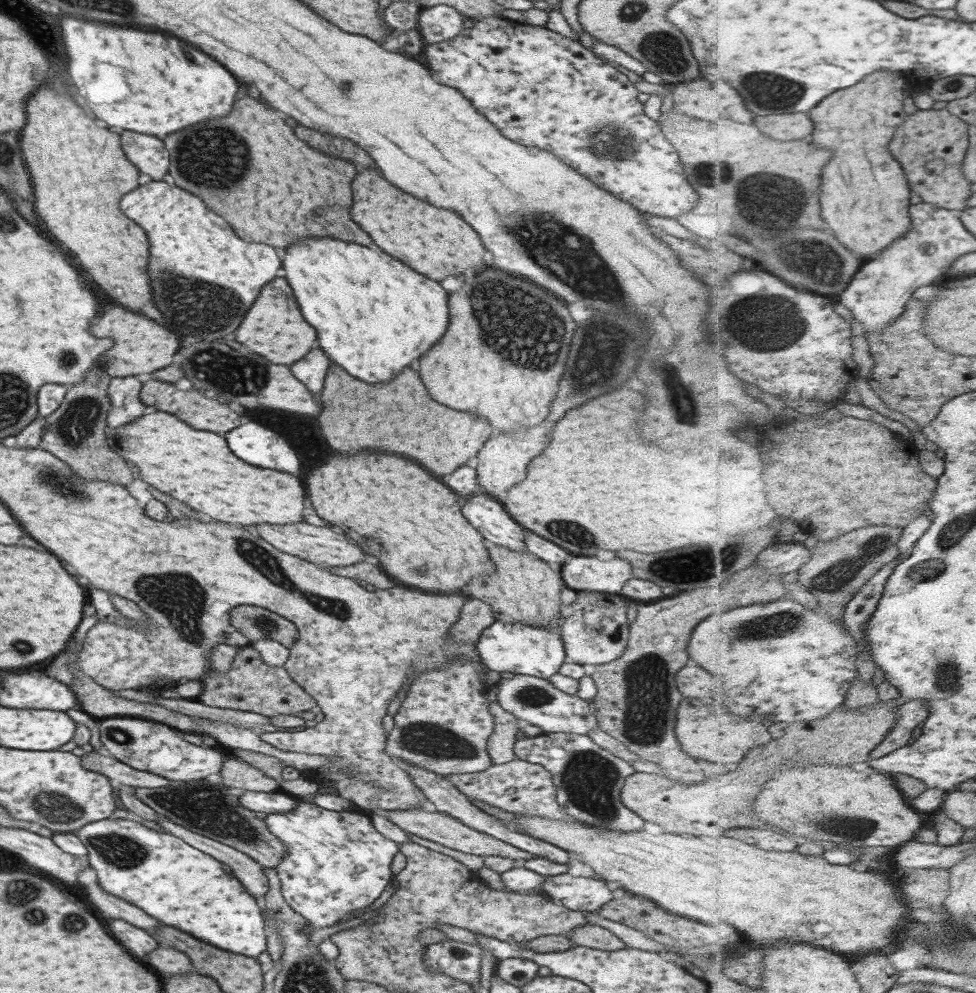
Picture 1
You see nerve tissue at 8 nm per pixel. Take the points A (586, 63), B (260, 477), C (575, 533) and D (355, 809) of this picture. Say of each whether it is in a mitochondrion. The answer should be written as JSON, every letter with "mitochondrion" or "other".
{"A":"other","B":"other","C":"mitochondrion","D":"other"}

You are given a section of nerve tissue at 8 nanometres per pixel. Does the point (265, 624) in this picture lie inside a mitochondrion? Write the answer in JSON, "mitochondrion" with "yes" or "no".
{"mitochondrion":"yes"}

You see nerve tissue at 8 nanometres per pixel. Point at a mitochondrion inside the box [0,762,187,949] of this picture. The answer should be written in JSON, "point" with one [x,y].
{"point":[54,807]}

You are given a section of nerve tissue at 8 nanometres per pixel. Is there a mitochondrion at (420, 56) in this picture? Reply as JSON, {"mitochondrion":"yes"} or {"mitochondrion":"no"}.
{"mitochondrion":"no"}

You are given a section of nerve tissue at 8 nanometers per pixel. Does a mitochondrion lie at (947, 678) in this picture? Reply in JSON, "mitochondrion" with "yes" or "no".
{"mitochondrion":"yes"}

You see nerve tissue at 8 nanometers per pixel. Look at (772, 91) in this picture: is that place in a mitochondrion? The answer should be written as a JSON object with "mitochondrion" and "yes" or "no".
{"mitochondrion":"yes"}

